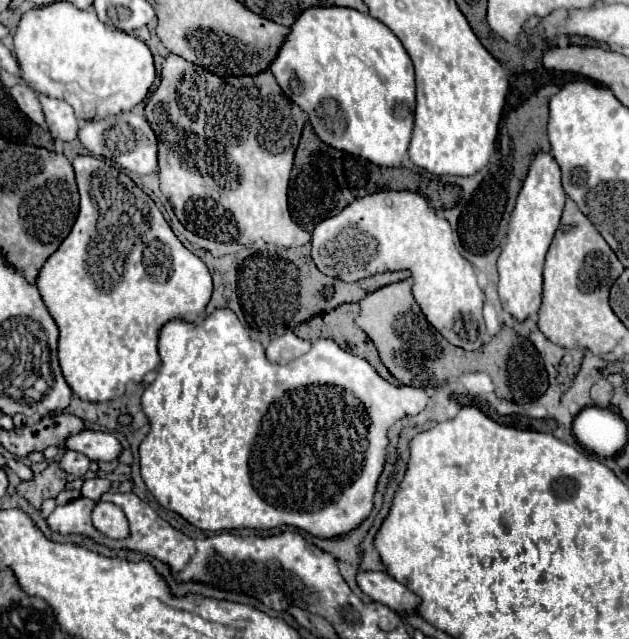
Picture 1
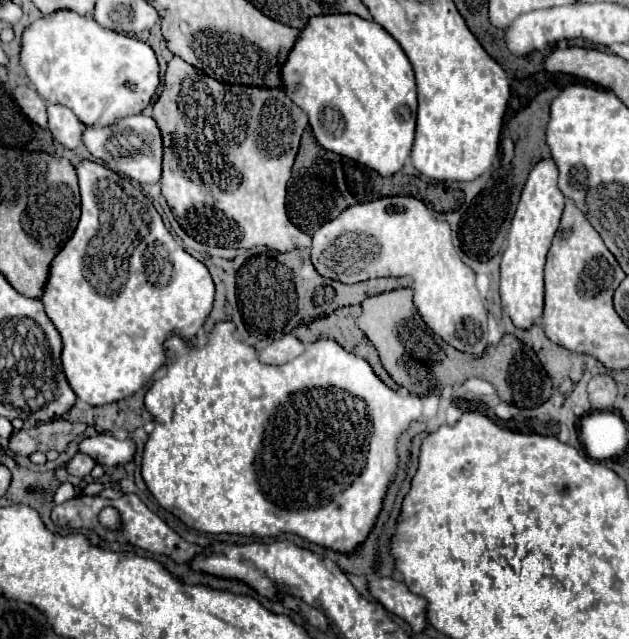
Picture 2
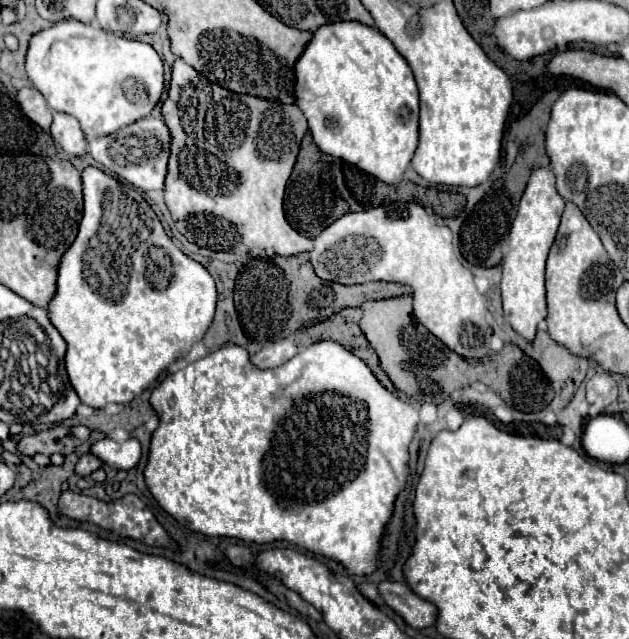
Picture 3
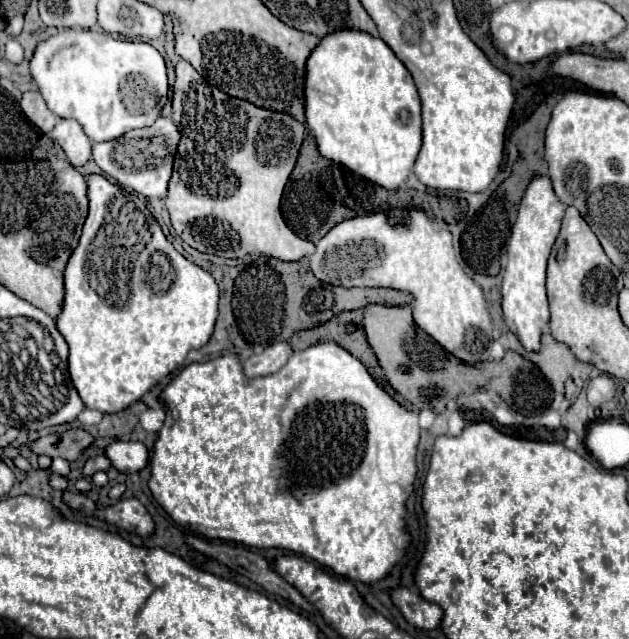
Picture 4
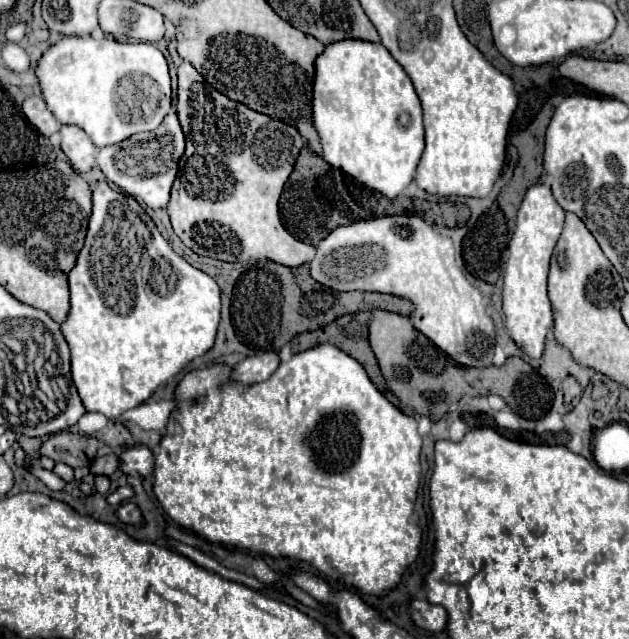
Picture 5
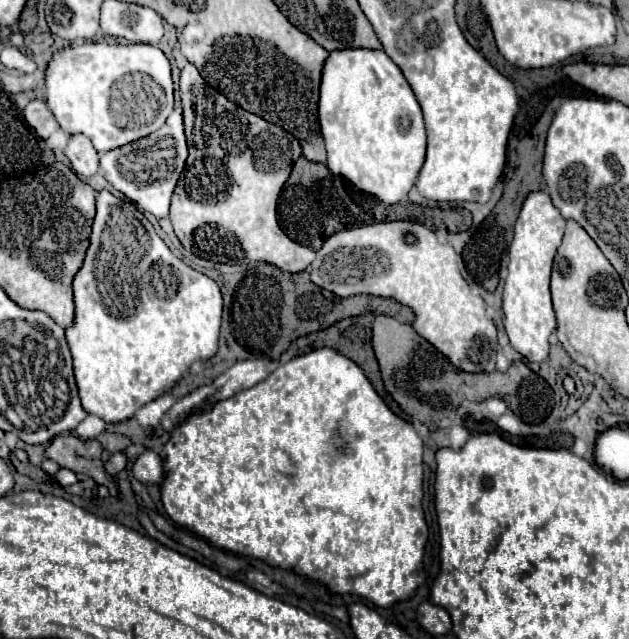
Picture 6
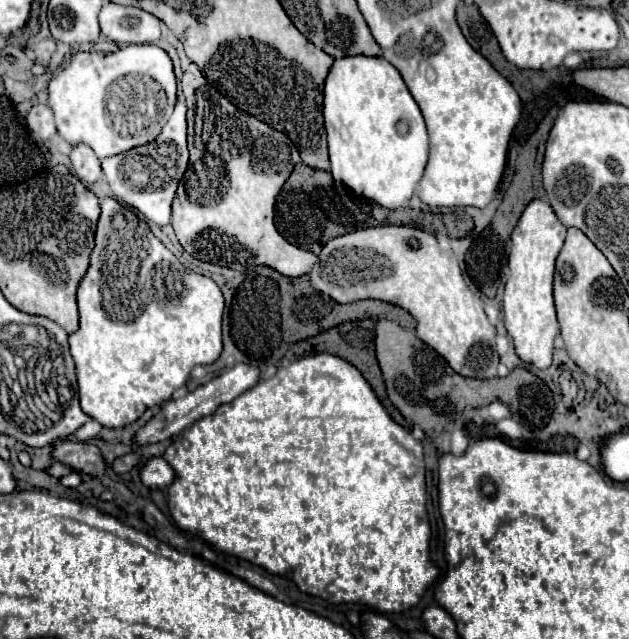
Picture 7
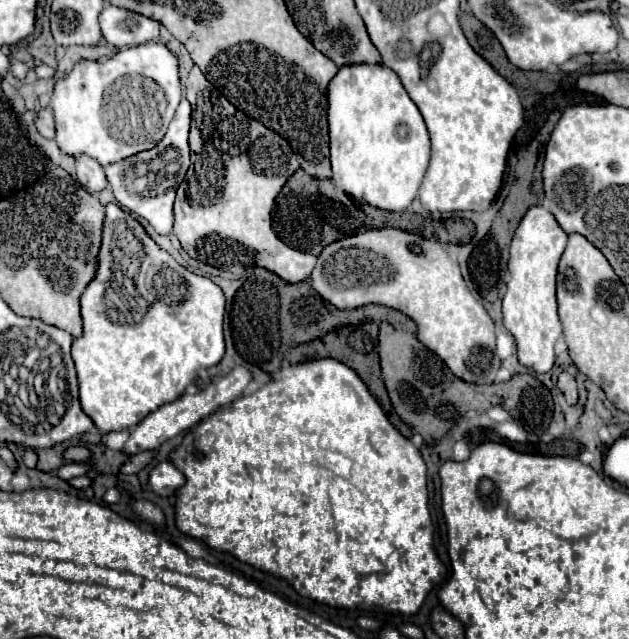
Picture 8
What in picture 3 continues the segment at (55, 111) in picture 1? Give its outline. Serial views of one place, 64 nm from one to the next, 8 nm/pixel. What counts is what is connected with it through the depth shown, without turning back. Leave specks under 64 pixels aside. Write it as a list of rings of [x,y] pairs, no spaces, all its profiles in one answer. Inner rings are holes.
[[[54,112],[50,134],[54,142],[58,142],[62,150],[70,156],[80,156],[86,152],[86,136],[80,128],[80,122],[74,116],[64,112]]]

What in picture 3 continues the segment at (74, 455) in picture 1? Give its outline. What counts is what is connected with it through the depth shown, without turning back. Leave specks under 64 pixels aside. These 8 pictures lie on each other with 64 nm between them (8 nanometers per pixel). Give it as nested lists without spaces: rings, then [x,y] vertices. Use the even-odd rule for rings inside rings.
[[[84,454],[84,456],[80,456],[78,458],[78,462],[76,462],[76,466],[74,466],[74,472],[78,474],[78,476],[90,476],[96,468],[100,468],[102,466],[102,462],[100,462],[100,458],[96,458],[96,456],[92,456],[92,454]]]

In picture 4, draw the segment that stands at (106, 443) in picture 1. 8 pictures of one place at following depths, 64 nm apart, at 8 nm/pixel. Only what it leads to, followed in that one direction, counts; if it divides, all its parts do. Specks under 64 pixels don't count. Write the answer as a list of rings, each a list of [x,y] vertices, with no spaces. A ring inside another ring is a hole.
[[[112,440],[106,448],[104,454],[110,458],[112,466],[124,474],[130,472],[138,472],[146,466],[148,462],[148,450],[142,442],[134,442],[134,440]]]

